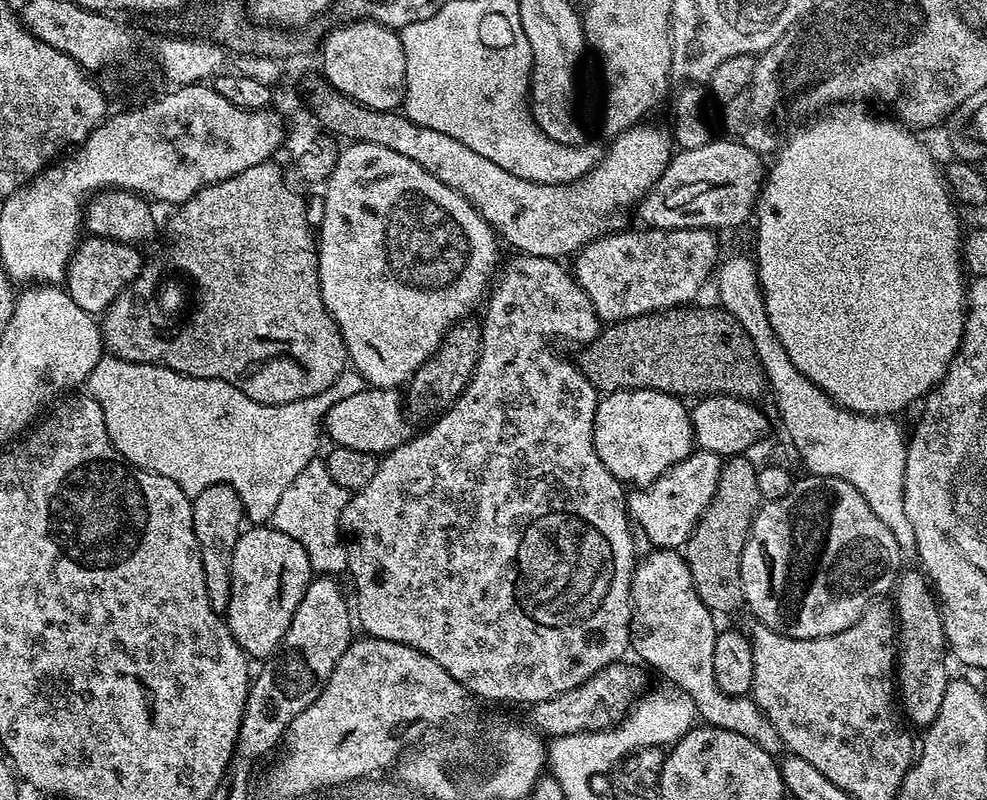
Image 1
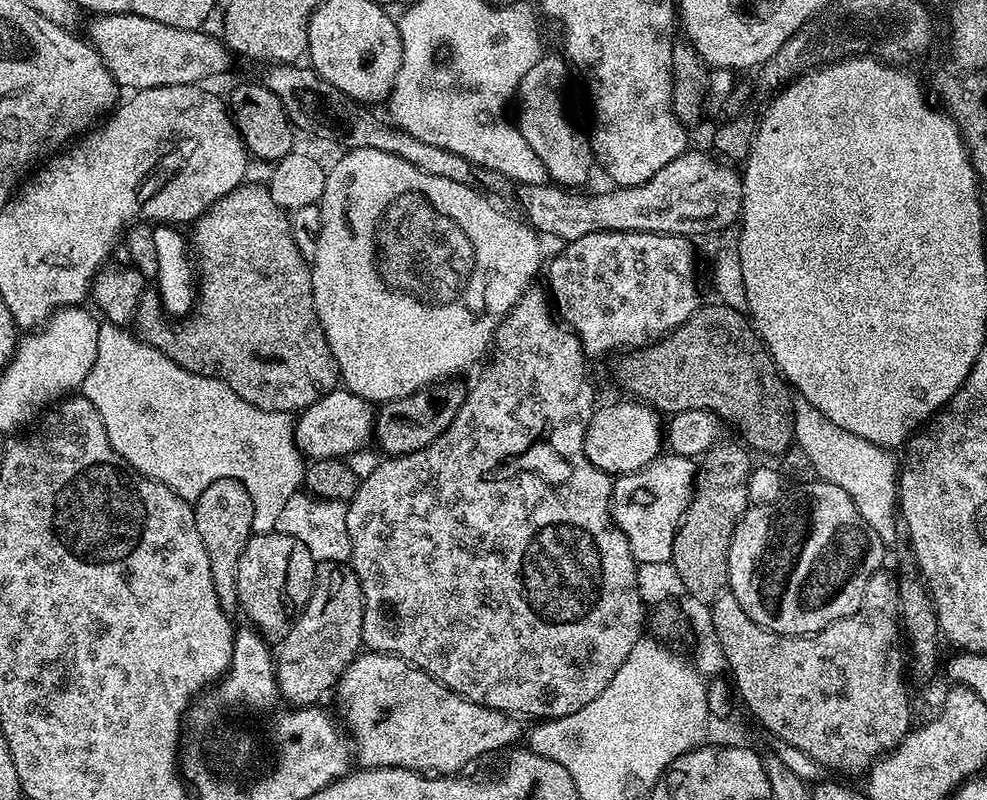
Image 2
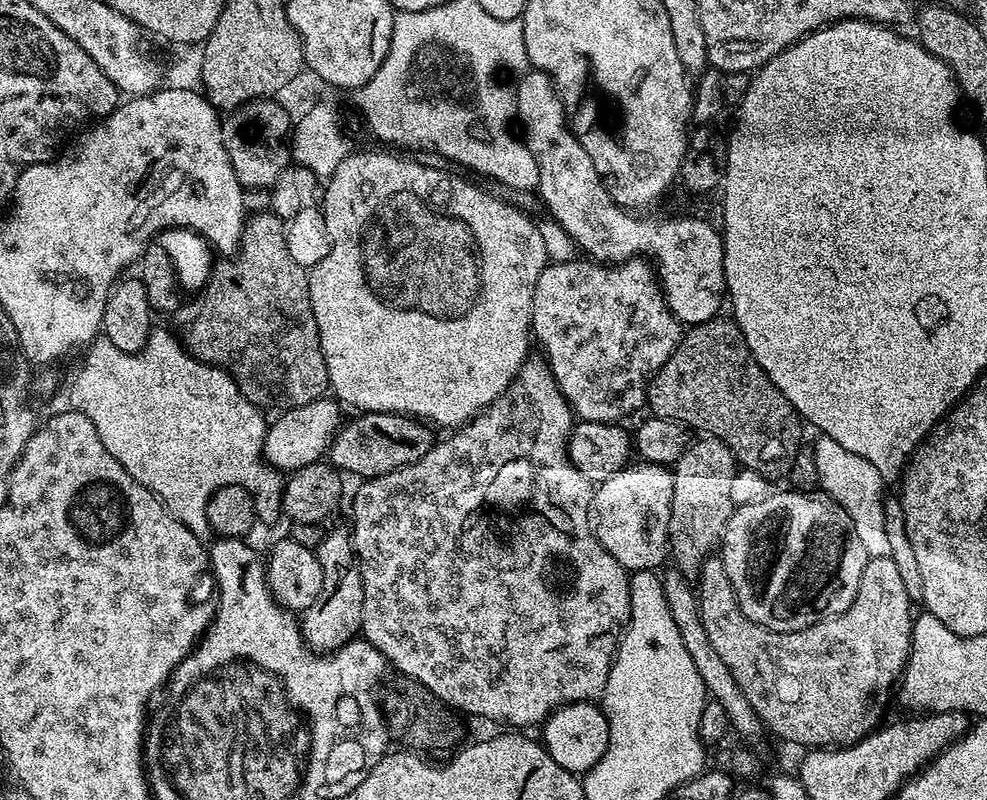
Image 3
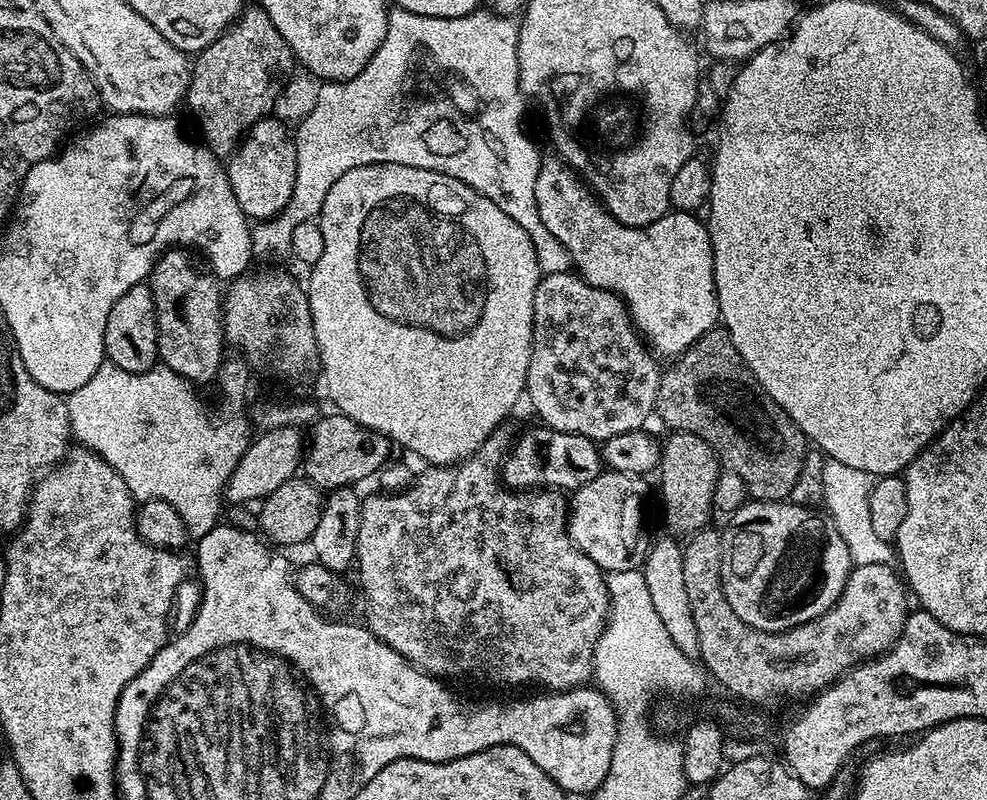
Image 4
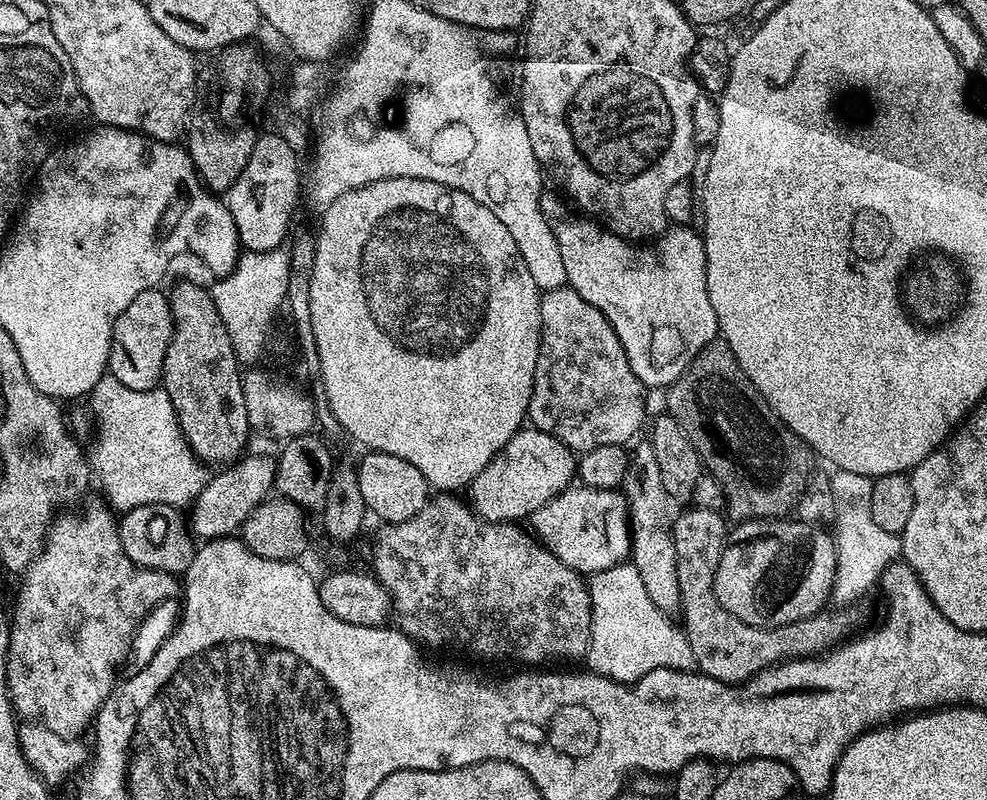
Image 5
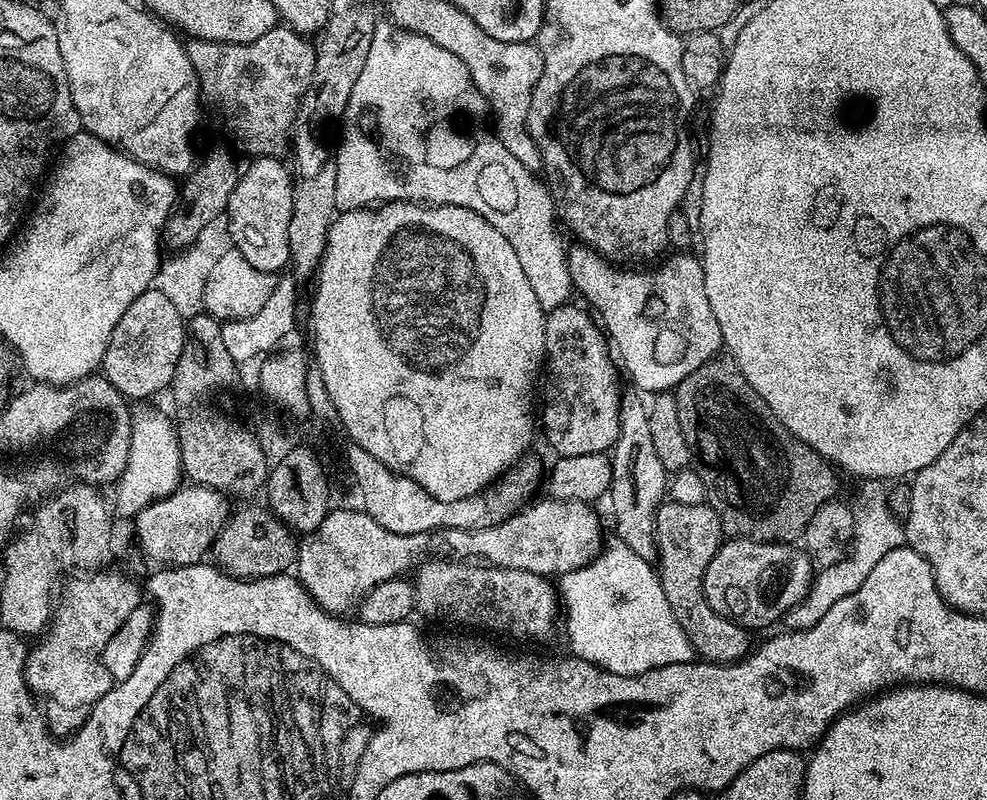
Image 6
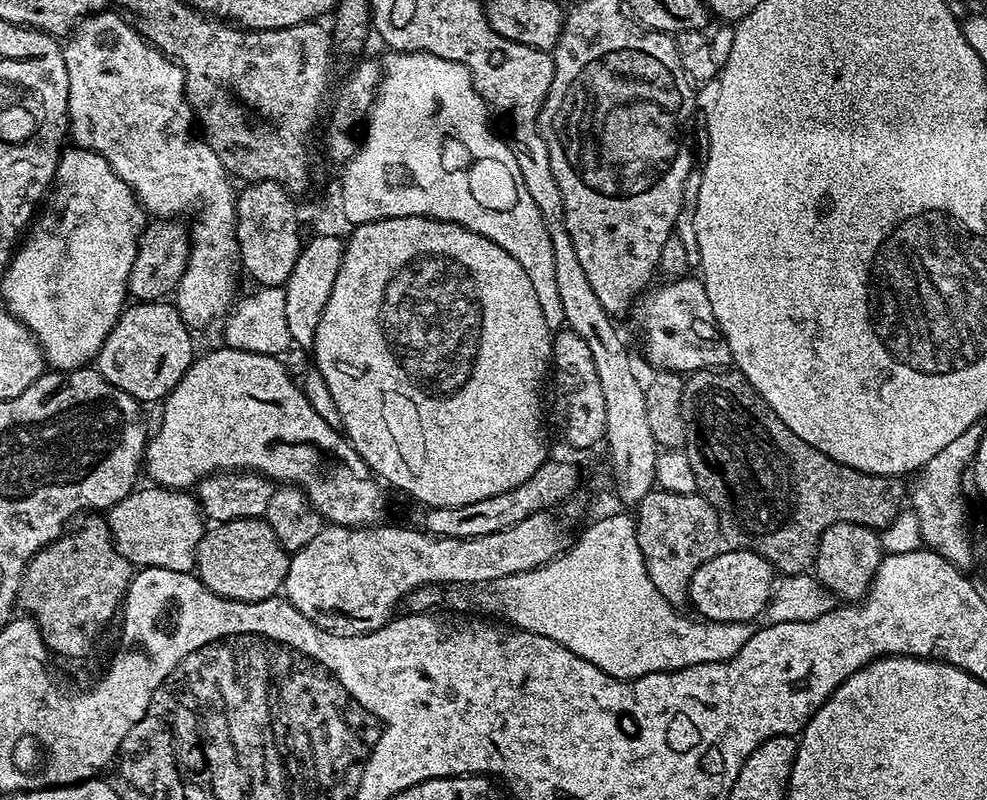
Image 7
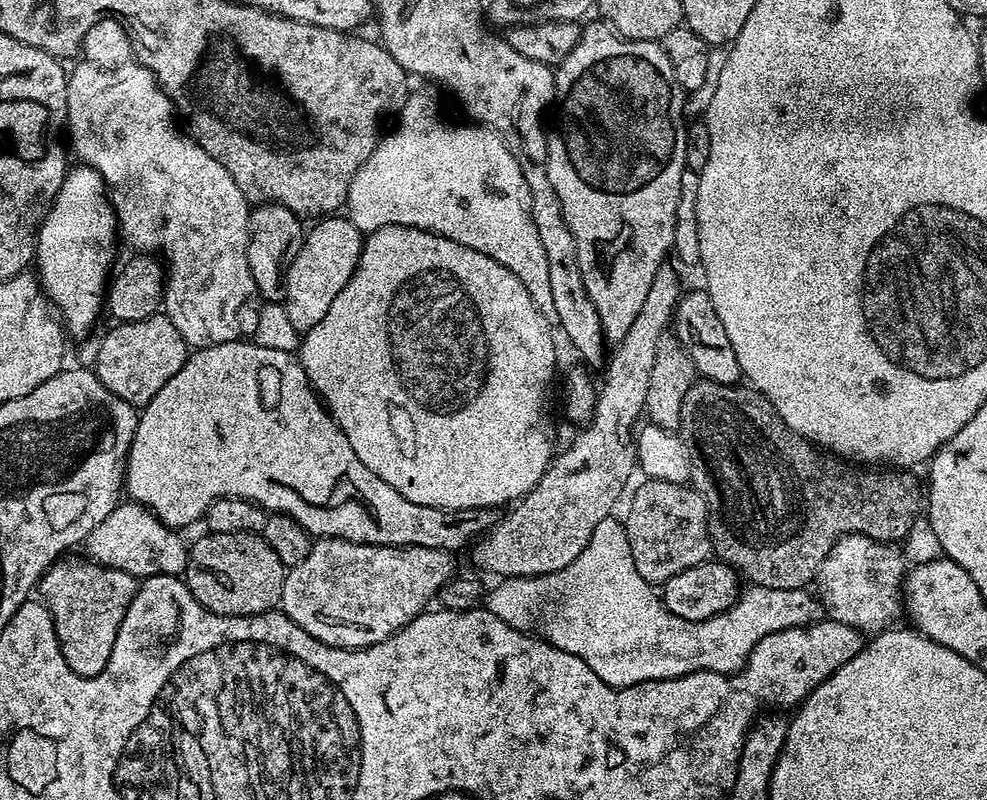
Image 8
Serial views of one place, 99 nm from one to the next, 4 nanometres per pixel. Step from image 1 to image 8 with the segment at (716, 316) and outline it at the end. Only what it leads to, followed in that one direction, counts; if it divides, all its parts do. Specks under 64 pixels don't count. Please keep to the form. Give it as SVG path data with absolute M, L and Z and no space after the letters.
M697 379L696 383L686 390L686 398L682 398L682 418L680 419L679 431L682 433L684 443L690 450L692 459L691 487L701 492L704 501L708 504L710 513L710 531L712 534L712 551L723 563L736 569L737 573L749 585L757 588L773 588L774 590L790 590L791 588L804 588L811 585L816 579L826 554L843 536L858 534L869 536L875 540L885 542L900 542L908 535L910 526L918 519L922 512L922 484L912 477L913 473L908 470L865 470L860 466L853 466L843 459L837 458L811 444L806 438L794 434L786 422L782 422L780 415L770 406L770 402L764 395L751 386L740 388L739 383L719 384L713 380Z

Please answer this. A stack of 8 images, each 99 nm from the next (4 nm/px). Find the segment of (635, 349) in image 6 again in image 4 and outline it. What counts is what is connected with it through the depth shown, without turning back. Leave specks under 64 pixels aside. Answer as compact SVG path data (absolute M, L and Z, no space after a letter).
M559 158L541 159L540 169L538 170L538 182L534 182L534 202L538 202L538 214L542 217L542 222L546 225L546 230L550 230L550 234L554 234L554 238L558 238L558 242L562 242L562 246L566 246L566 250L572 259L572 268L583 278L590 286L598 286L602 290L610 290L614 295L623 300L624 305L628 307L628 312L632 315L632 323L635 324L637 332L646 341L649 349L657 357L672 356L671 358L679 358L684 355L684 351L694 342L698 342L698 338L702 338L702 334L713 331L717 327L720 320L720 307L716 301L716 283L714 282L714 250L710 242L710 234L708 233L707 223L703 219L700 220L688 210L670 210L662 218L658 218L658 222L654 222L645 228L628 228L622 222L618 222L618 218L614 218L608 213L607 208L594 195L587 183L582 182L581 177L577 175L573 169L569 168L563 160Z

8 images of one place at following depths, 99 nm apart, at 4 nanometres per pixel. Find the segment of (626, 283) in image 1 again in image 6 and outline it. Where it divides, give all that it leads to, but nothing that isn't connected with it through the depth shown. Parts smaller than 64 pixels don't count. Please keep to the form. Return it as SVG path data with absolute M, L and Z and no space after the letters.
M569 302L551 309L544 317L546 375L542 380L544 405L541 408L539 405L538 408L538 424L539 427L540 424L544 427L544 436L548 439L549 446L556 451L557 457L611 453L620 433L621 373L618 371L613 349L603 327L594 319L593 313L588 312L583 312L575 302Z

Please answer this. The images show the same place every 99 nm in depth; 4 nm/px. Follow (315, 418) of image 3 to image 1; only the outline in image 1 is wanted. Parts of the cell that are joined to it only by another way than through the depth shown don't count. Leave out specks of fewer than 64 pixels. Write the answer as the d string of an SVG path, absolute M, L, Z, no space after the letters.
M365 386L358 394L350 394L350 398L342 398L337 402L324 417L322 428L327 435L328 432L332 435L333 445L387 454L409 439L407 422L409 423L402 407L402 396L397 389Z

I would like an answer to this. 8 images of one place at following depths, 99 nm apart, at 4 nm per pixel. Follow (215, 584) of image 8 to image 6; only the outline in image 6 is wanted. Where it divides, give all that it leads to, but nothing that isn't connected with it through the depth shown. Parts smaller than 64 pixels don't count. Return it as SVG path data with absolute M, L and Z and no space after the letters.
M261 506L261 508L244 508L241 512L233 511L222 526L218 538L213 542L210 556L221 572L227 572L237 580L257 580L287 573L296 563L297 547L298 540L292 529L287 528L267 507Z

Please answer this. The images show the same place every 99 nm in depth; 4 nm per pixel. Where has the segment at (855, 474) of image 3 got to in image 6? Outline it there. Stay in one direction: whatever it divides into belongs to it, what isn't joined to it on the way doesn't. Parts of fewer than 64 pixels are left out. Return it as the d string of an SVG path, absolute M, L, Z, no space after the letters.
M868 480L860 488L860 497L857 498L854 515L856 517L856 531L852 538L852 546L847 556L837 564L832 564L828 568L820 568L815 573L812 581L812 588L782 618L785 629L795 630L798 628L809 628L818 622L818 618L823 618L834 606L834 602L839 602L846 598L846 594L854 594L862 582L866 582L866 574L878 566L878 561L886 558L890 550L905 547L906 528L902 523L901 517L893 513L886 505L885 485L878 480Z

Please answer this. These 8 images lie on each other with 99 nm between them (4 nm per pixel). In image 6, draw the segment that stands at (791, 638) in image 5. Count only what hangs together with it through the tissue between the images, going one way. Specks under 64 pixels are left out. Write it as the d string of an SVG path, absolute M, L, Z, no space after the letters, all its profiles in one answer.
M669 499L656 511L656 555L662 594L666 594L666 602L670 602L674 618L678 618L678 626L686 630L693 653L701 661L714 664L734 664L750 651L749 629L729 620L721 612L715 612L710 602L706 602L704 593L706 566L714 558L725 536L726 528L720 523L720 515L707 502L686 506L683 502Z

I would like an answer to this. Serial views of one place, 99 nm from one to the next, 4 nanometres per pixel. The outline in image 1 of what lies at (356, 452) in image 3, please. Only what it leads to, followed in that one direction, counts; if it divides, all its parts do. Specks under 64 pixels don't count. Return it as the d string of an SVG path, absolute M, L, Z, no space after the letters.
M465 318L453 324L444 336L439 350L426 361L421 368L417 368L411 380L406 385L406 412L409 417L428 416L437 414L451 407L453 401L464 392L472 379L476 369L477 358L480 356L480 344L483 336L481 323L473 318Z

